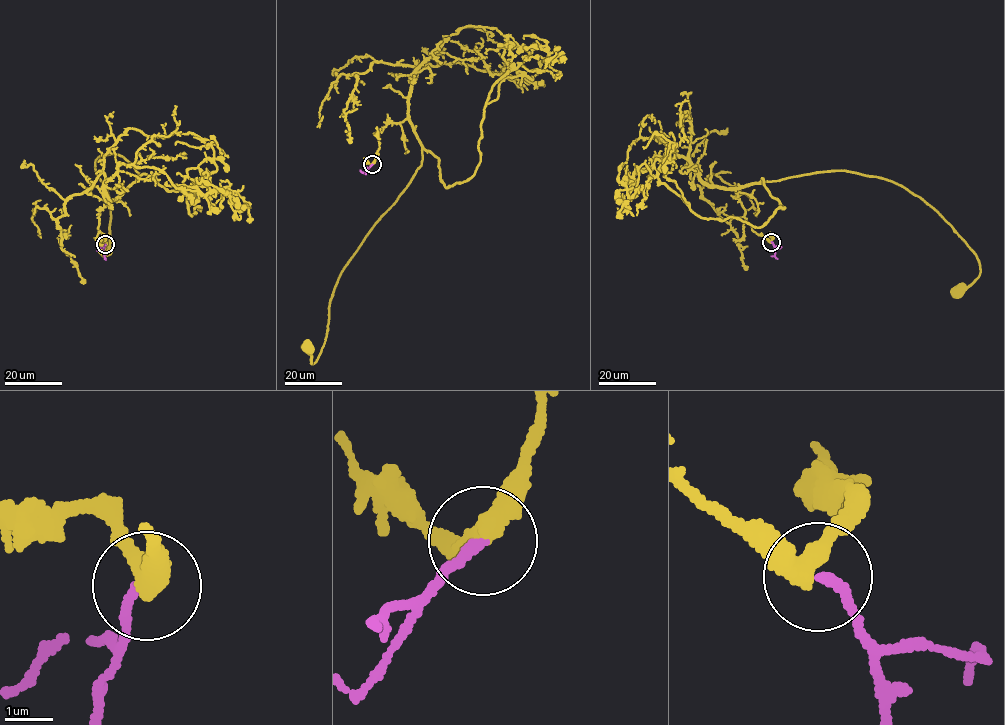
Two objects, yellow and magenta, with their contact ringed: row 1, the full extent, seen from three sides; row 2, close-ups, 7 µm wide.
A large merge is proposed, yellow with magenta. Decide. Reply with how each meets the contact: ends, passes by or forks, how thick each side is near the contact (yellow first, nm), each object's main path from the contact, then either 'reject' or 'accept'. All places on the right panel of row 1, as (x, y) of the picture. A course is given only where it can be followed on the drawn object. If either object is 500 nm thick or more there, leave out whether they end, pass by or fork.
yellow passes by; magenta ends; calibres 400 and 200 nm; course yellow (770, 242), (755, 232), (732, 189), (841, 170), (878, 177), (922, 198), (973, 252), (979, 275), (959, 290); course magenta (771, 242), (777, 258); accept

